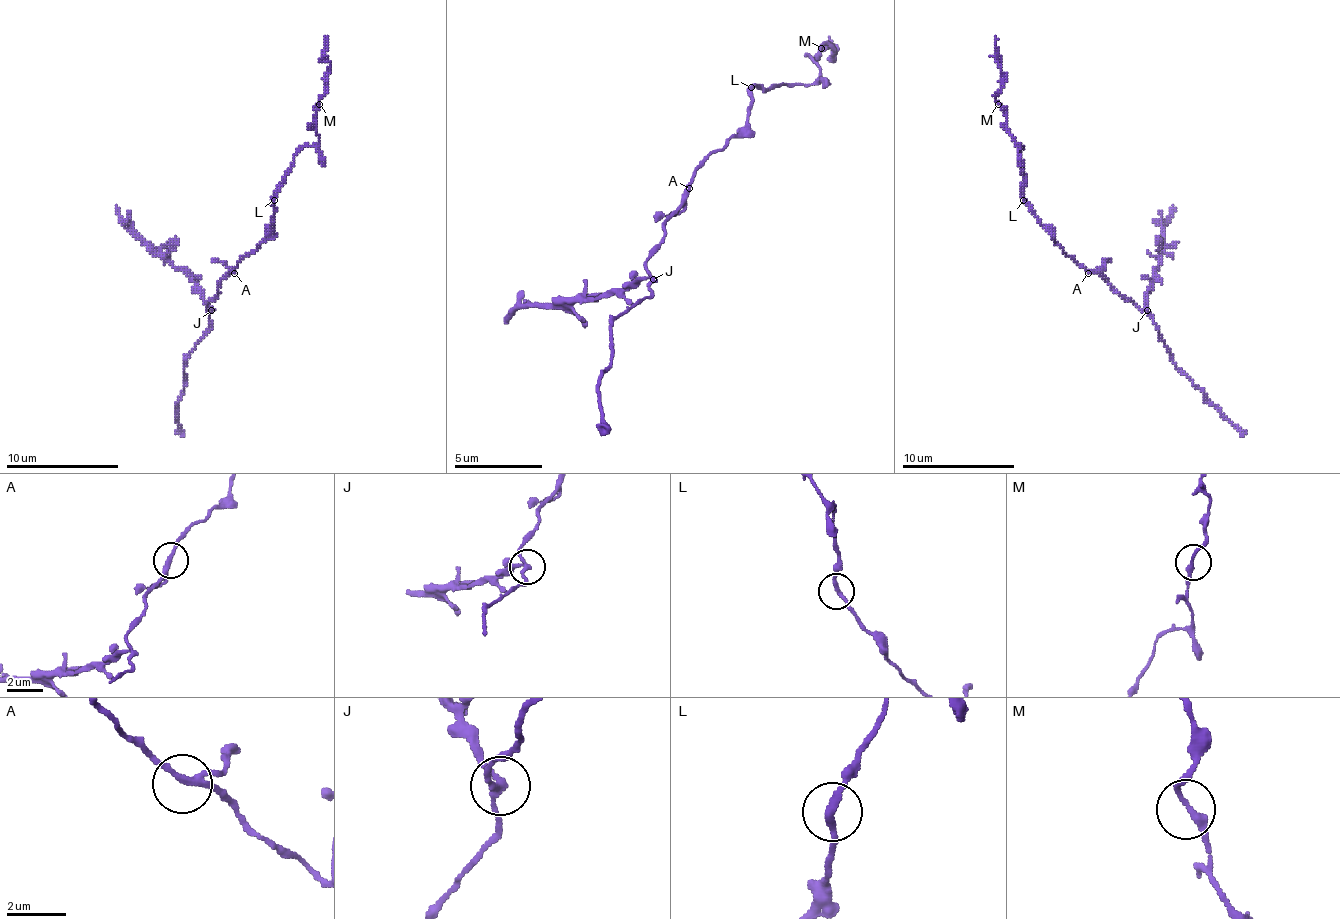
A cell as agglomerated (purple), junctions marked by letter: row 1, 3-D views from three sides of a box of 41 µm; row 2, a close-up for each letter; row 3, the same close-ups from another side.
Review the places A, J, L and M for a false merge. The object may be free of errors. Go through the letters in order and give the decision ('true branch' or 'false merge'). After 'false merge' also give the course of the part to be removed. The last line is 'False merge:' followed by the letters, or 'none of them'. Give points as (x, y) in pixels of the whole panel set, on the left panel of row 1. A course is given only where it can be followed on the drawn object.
A: true branch
J: false merge | (212, 309), (198, 287), (178, 267), (164, 262), (130, 228), (116, 205)
L: true branch
M: true branch
False merge: J

